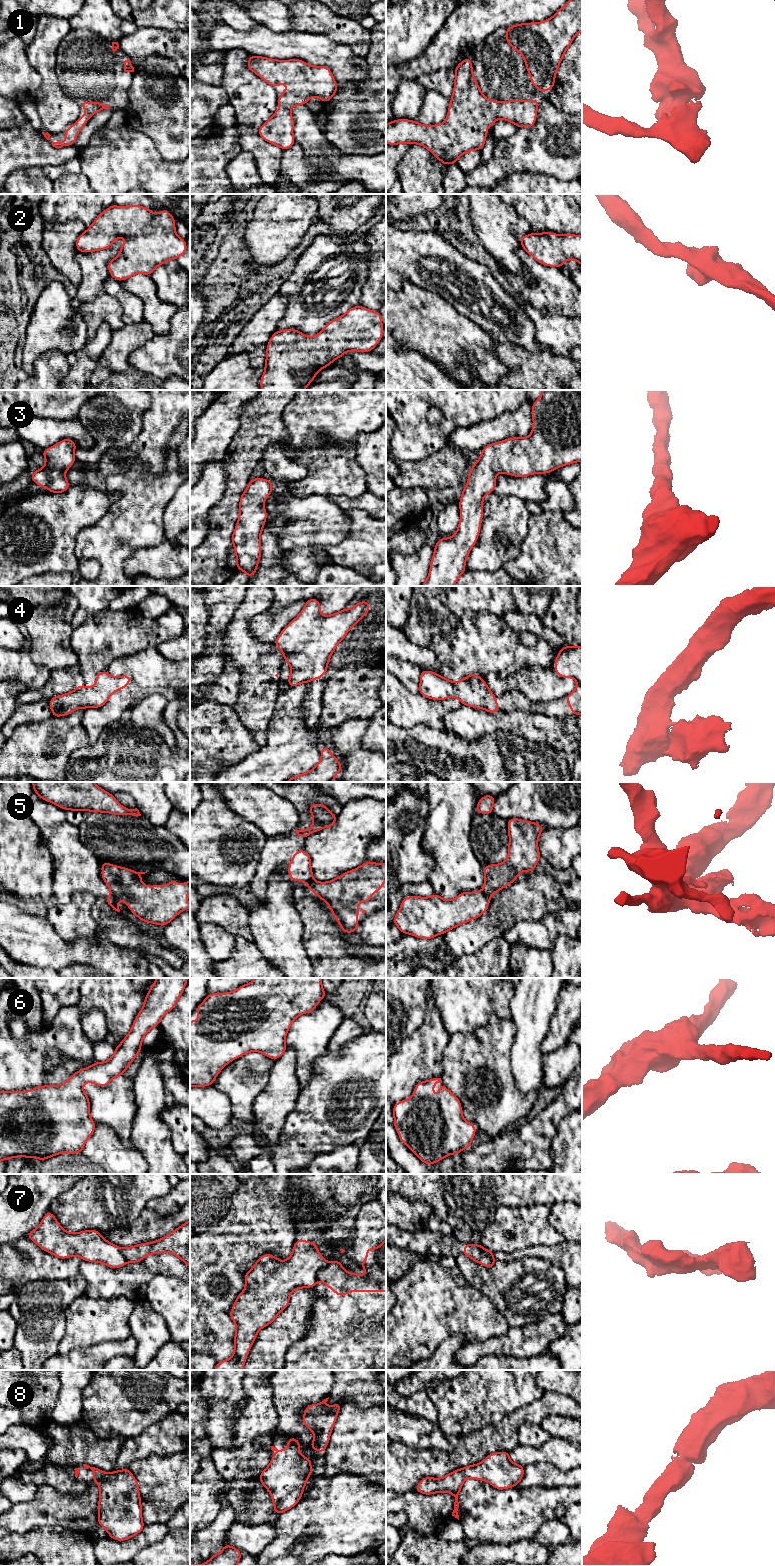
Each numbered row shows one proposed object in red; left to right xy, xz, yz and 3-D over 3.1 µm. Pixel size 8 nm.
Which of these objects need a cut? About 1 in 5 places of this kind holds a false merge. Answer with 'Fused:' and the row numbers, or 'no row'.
Fused: 5, 7

